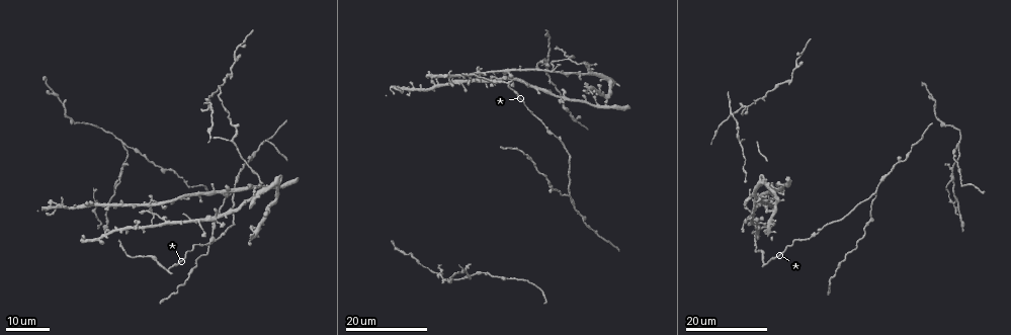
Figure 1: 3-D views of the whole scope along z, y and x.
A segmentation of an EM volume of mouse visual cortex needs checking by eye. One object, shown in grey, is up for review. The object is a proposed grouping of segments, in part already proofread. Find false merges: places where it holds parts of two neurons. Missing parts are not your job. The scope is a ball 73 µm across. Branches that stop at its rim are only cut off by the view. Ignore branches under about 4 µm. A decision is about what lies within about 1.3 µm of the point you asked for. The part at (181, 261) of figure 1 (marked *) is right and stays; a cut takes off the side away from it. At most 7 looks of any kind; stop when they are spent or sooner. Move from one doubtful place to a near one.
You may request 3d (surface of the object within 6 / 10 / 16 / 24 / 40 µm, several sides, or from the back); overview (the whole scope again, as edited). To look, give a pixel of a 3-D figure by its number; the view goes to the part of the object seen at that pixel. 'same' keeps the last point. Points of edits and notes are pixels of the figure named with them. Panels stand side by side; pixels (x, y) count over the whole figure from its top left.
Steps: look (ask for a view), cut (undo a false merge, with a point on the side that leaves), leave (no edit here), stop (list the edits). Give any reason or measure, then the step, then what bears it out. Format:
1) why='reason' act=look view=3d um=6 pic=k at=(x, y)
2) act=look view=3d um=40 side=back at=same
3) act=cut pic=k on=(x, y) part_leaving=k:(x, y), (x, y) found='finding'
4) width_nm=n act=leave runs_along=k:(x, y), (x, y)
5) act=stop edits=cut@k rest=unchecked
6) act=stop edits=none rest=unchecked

why='branch point' act=look view=3d um=16 pic=1 at=(538, 66)

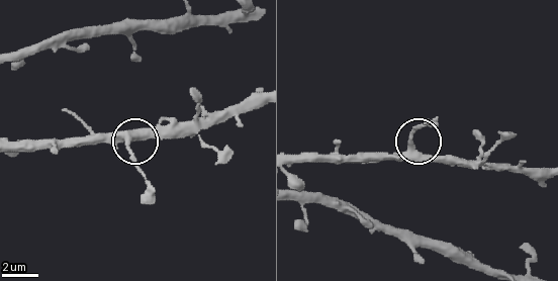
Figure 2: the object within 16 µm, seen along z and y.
act=look view=3d um=6 pic=2 at=(129, 141)

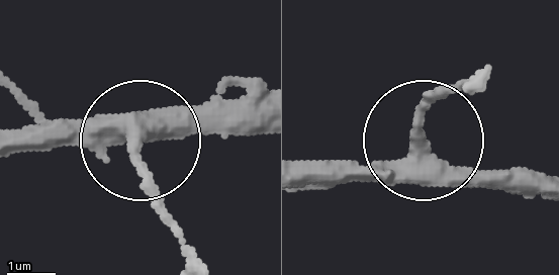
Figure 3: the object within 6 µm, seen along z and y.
arms=3 act=leave runs_along=3:(21, 154), (134, 142), (175, 222) found='one neuron here'

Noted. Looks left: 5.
act=look view=3d um=24 pic=1 at=(790, 81)

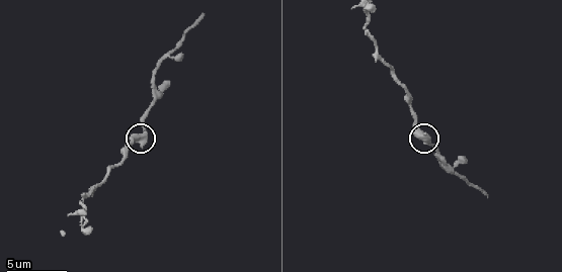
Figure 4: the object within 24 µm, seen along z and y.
act=look view=3d um=6 pic=4 at=(143, 132)

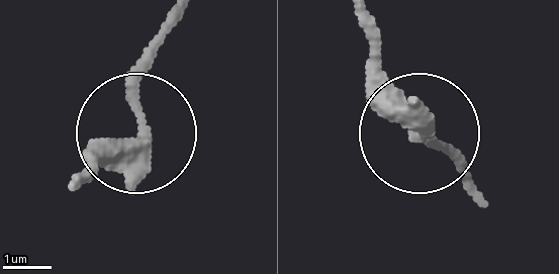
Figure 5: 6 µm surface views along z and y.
arms=3 act=leave found='continuous, no second neuron'

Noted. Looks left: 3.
act=look view=3d um=16 pic=1 at=(230, 139)

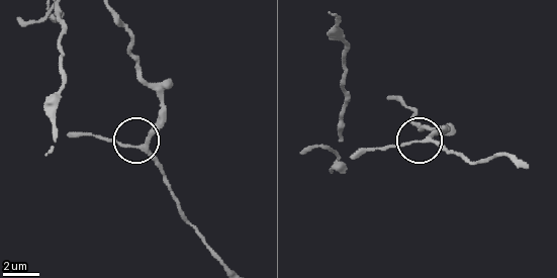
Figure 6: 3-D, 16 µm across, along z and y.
act=look view=3d um=10 pic=6 at=(144, 146)

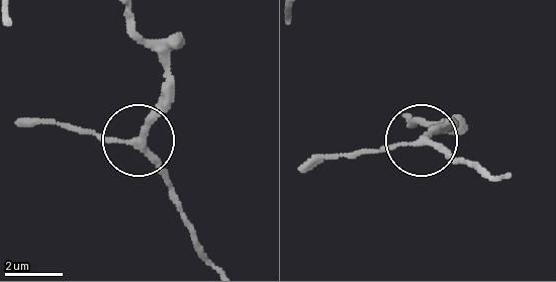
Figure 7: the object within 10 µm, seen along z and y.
width_nm=220 act=leave found='continuous, no second neuron'

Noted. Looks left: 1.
act=stop edits=none rest=unchecked

